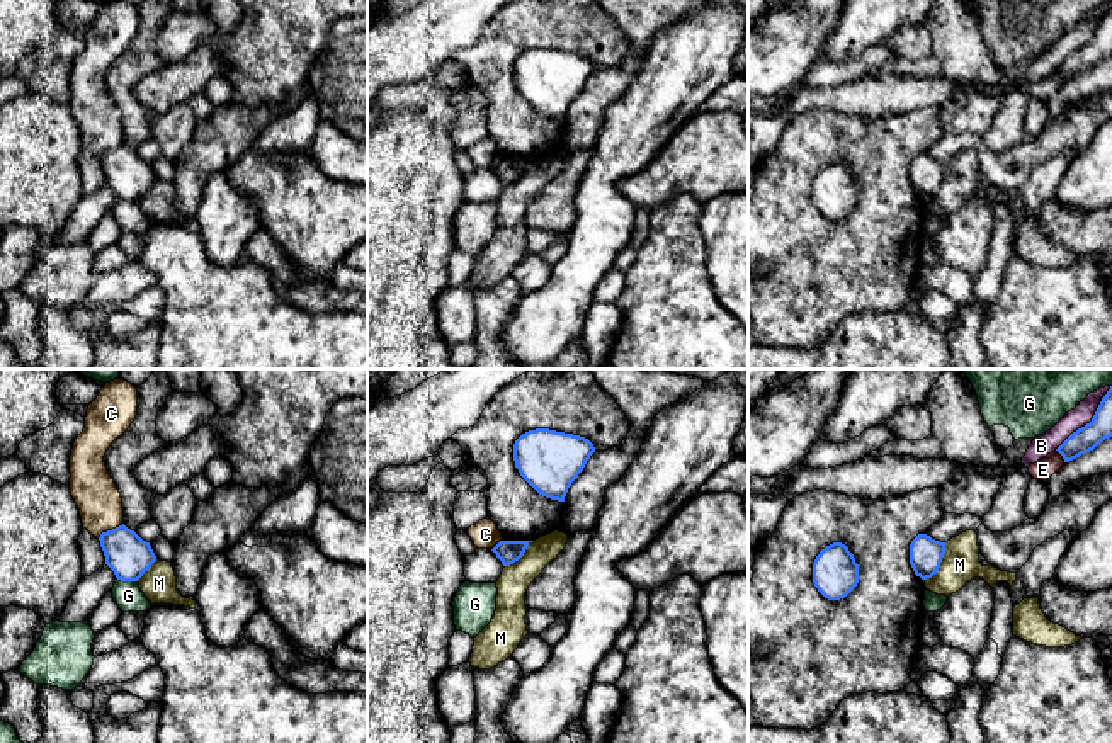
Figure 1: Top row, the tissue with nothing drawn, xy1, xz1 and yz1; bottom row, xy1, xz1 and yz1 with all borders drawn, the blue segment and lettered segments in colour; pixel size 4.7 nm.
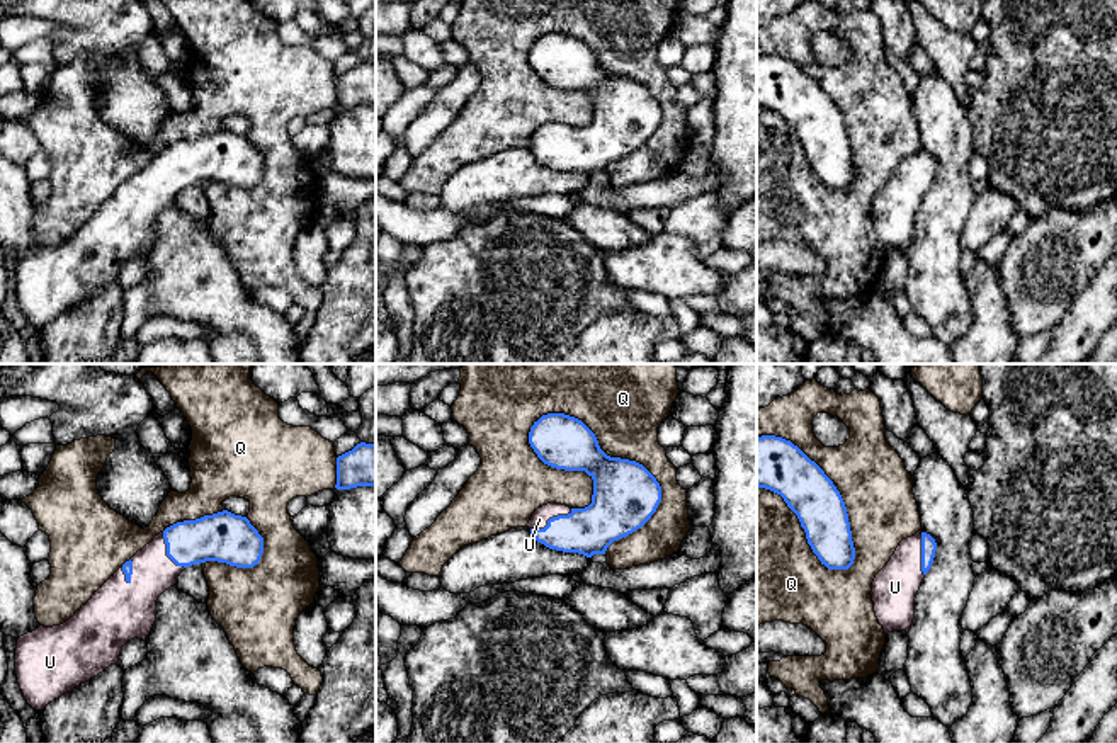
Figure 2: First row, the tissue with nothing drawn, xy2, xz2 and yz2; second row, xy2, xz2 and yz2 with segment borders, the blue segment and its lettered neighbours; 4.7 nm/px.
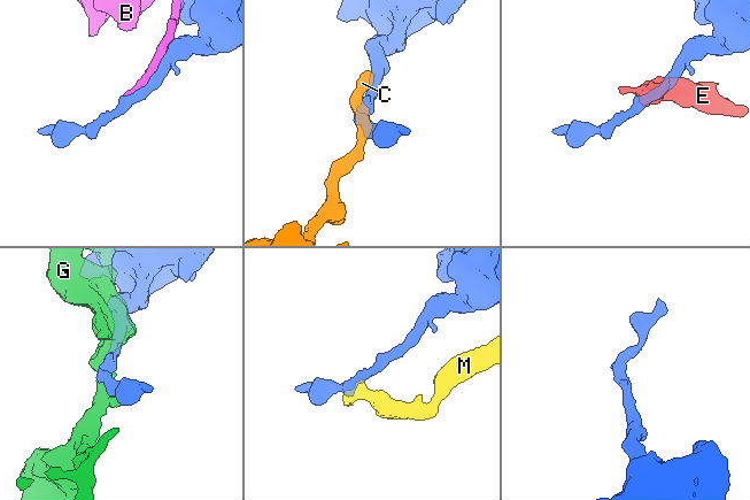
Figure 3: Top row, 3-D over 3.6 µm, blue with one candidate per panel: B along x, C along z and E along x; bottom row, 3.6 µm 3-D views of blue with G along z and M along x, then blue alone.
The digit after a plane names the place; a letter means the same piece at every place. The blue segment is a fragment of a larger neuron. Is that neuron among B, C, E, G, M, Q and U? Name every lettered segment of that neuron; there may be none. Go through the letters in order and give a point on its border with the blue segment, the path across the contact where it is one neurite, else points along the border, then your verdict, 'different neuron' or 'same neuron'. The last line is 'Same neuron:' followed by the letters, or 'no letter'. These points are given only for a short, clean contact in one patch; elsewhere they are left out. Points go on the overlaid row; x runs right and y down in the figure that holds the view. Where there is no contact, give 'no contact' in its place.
B: meets blue in yz1 at (1090, 422); different neuron
C: meets blue in xy1 at (109, 531); border along xy1 (123, 522), (97, 538); different neuron
E: meets blue in yz1 at (1061, 454); different neuron
G: meets blue in xy1 at (128, 580); different neuron
M: meets blue in yz1 at (941, 561); border along yz1 (946, 543), (941, 567), (924, 580); different neuron
Q: meets blue in xz2 at (638, 463); different neuron
U: meets blue in xz2 at (549, 519); runs through xz2 (589, 531), (563, 529), (549, 519), (539, 519); same neuron
Same neuron: U

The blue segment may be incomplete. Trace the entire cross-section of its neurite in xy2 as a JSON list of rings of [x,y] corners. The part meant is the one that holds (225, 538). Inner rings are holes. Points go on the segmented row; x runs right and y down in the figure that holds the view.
[[[228,510],[204,515],[196,520],[184,520],[167,527],[153,537],[141,551],[126,561],[94,595],[75,612],[66,622],[53,627],[39,626],[36,631],[27,632],[17,639],[15,648],[15,675],[17,683],[27,704],[43,711],[49,702],[71,692],[80,683],[102,673],[111,665],[119,663],[122,646],[138,638],[146,639],[156,621],[158,597],[177,583],[177,576],[192,564],[218,561],[236,568],[253,568],[258,564],[264,553],[264,537],[250,524],[247,517],[235,515]]]

